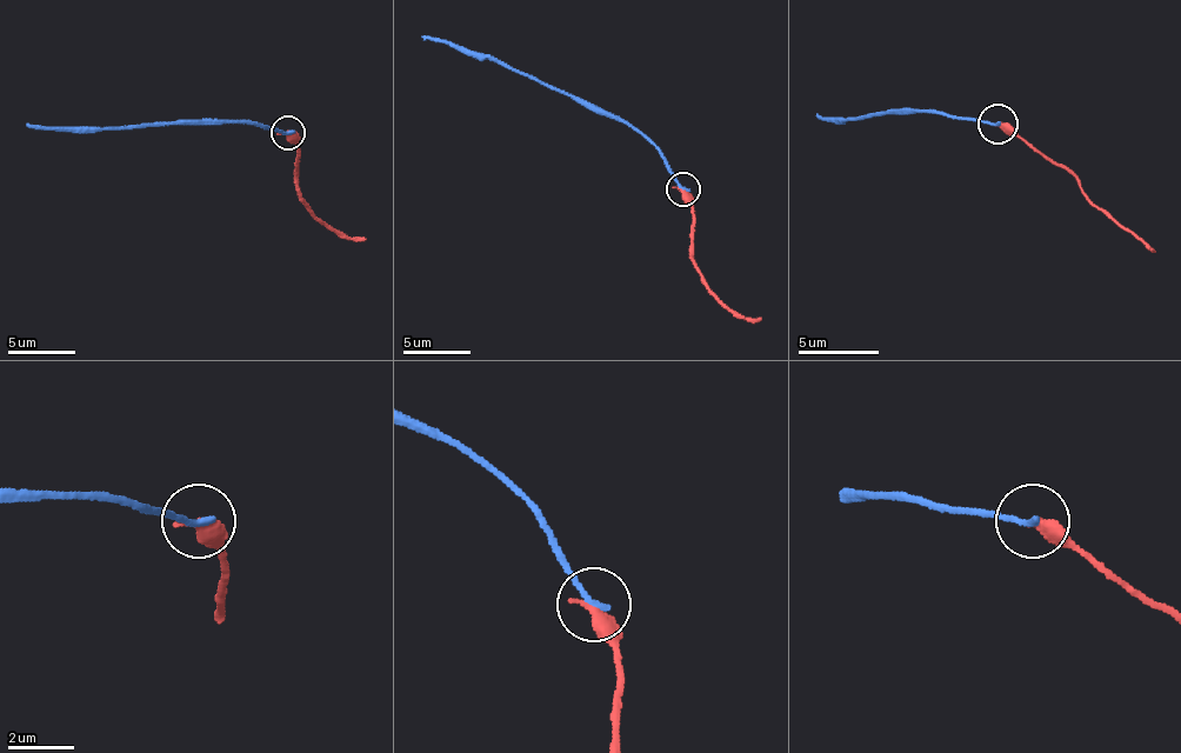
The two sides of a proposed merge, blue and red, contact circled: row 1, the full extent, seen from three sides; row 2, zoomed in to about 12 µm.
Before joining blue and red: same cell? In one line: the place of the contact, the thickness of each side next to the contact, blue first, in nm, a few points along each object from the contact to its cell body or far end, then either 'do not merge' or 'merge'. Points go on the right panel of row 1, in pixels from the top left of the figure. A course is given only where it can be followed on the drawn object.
(998, 124) | 200/480 nm | blue via (996, 125), (920, 112), (823, 120), (816, 112) | red via (996, 125), (1028, 140), (1149, 248) | do not merge

